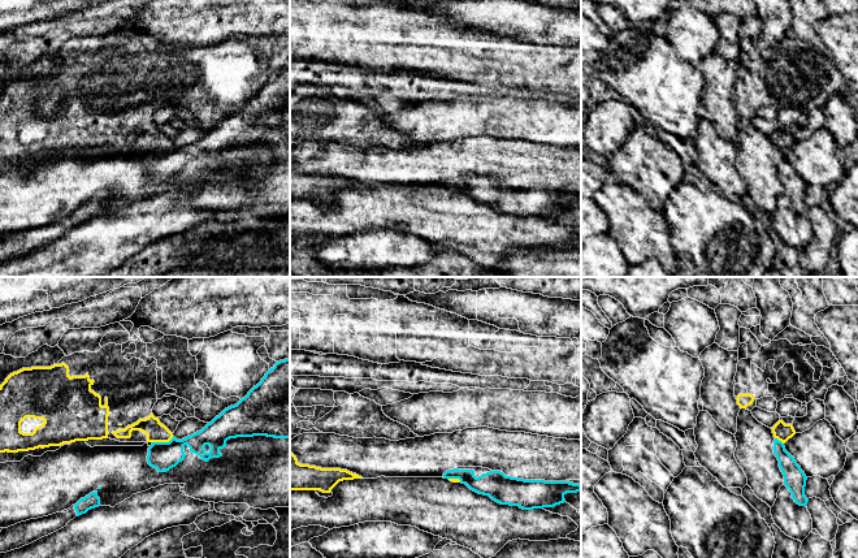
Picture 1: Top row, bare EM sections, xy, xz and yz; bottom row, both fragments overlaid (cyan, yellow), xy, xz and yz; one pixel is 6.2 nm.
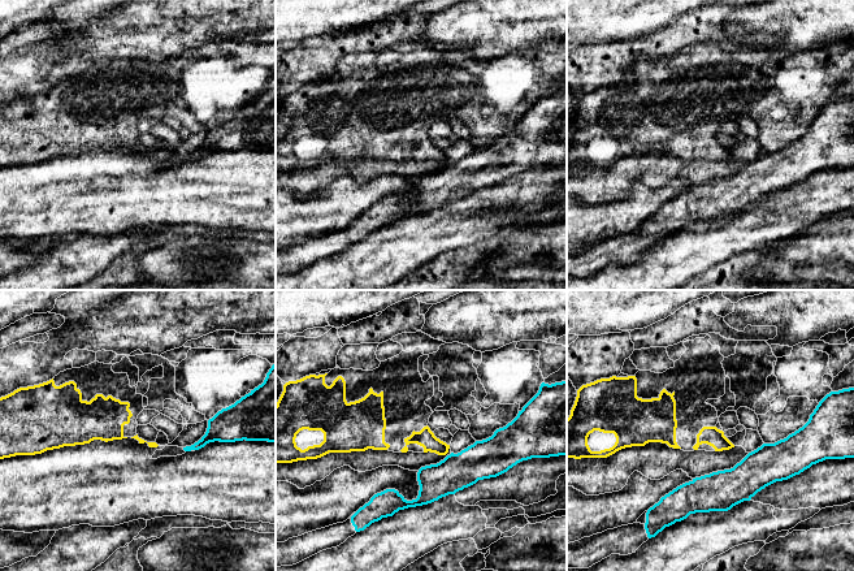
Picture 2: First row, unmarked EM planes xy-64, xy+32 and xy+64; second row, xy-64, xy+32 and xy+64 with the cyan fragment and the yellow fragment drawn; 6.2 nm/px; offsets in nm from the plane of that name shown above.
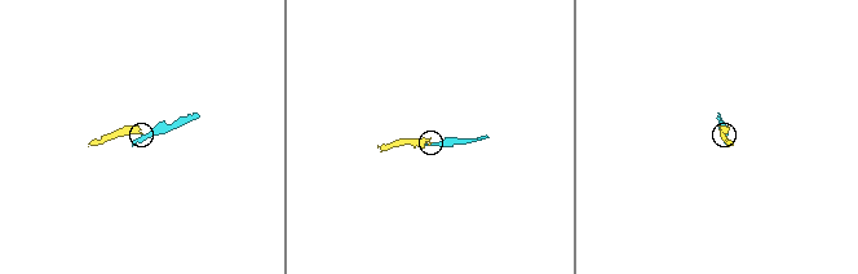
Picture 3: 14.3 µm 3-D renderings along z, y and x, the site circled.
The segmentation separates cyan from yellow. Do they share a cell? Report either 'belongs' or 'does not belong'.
does not belong

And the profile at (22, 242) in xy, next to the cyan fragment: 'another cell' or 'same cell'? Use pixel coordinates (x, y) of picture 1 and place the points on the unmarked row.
same cell

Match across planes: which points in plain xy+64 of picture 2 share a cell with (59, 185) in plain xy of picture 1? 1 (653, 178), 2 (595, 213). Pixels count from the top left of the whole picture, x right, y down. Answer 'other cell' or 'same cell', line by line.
1: other cell
2: same cell

